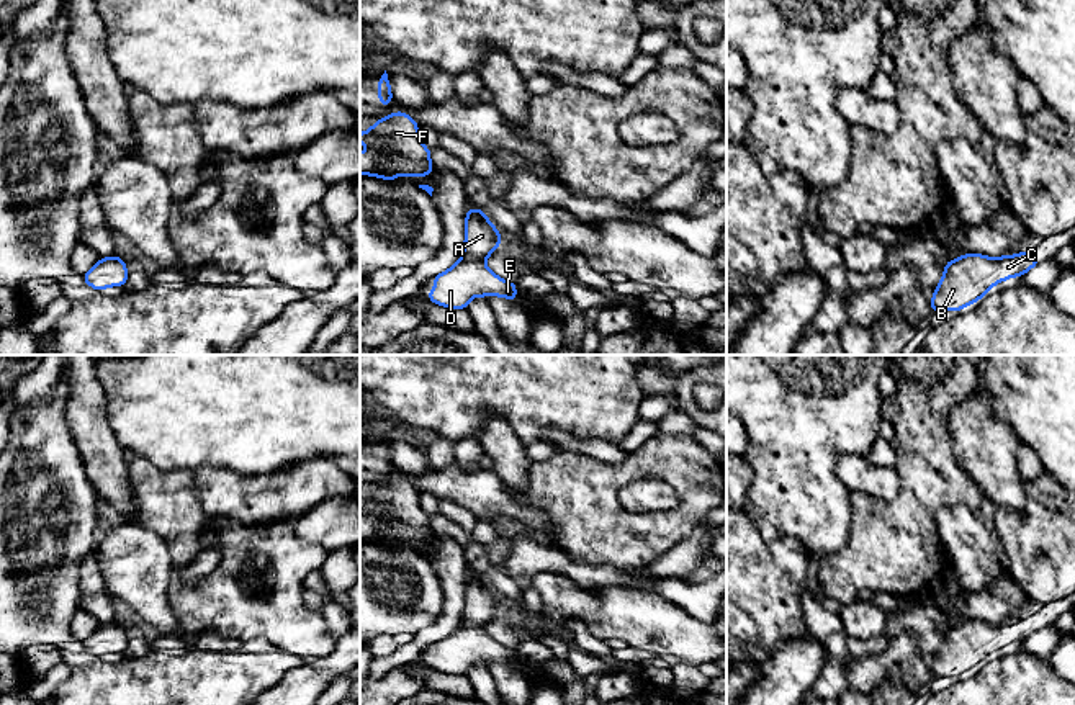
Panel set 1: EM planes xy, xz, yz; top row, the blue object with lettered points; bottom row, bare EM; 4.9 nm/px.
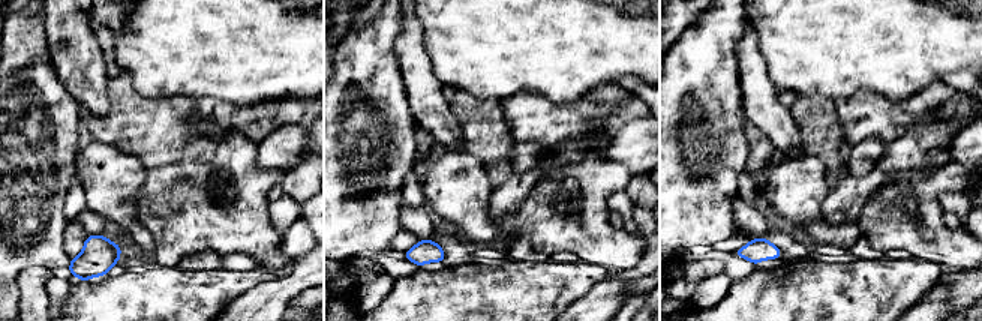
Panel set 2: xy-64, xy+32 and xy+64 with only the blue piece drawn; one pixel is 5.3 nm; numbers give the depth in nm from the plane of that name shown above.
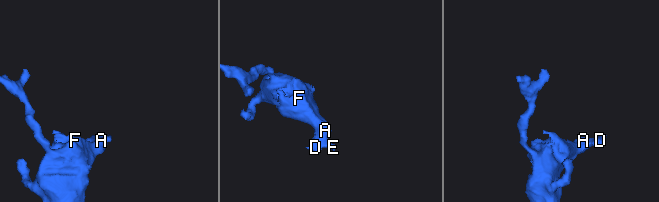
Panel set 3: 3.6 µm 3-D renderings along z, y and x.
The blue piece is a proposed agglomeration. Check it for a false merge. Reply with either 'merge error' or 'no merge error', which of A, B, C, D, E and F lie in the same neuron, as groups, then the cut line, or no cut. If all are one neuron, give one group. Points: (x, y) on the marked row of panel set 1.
no merge error; groups A B C D E F; cut none

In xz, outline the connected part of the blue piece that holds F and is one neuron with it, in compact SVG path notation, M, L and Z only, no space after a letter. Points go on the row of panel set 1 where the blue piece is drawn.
M404 111L378 118L375 126L360 132L360 142L370 147L368 152L360 152L362 175L396 180L399 175L424 177L435 168L417 123Z

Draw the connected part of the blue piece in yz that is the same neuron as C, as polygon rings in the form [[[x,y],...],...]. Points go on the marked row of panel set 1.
[[[1032,250],[1016,255],[987,257],[982,254],[964,254],[944,265],[944,275],[929,299],[931,311],[960,311],[982,299],[987,291],[1013,276],[1023,276],[1041,263]]]

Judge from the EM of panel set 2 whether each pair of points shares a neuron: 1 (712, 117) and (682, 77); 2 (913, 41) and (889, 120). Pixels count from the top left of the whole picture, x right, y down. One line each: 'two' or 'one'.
1: one
2: two

